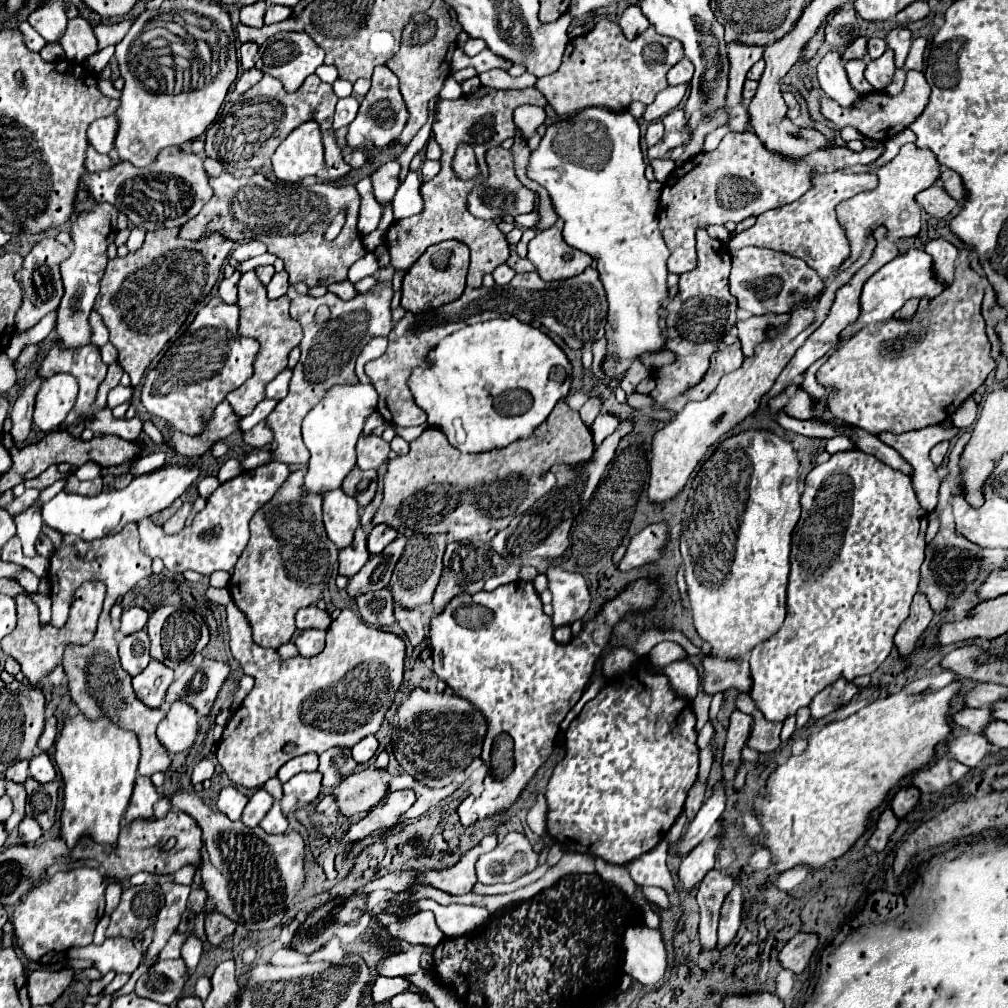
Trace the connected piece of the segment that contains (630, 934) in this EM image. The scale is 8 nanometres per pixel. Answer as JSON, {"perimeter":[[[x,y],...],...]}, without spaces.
{"perimeter":[[[630,926],[624,932],[624,972],[648,988],[658,986],[668,972],[668,950],[658,930]]]}

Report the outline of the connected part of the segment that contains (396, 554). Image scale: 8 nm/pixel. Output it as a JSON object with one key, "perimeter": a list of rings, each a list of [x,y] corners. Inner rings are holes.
{"perimeter":[[[398,536],[392,544],[388,544],[388,548],[384,548],[384,552],[372,556],[368,560],[368,564],[364,564],[364,568],[350,578],[346,590],[350,596],[358,596],[364,592],[374,592],[380,590],[384,586],[388,586],[390,576],[392,576],[392,568],[396,566],[396,562],[400,560],[404,548],[406,548],[408,538]]]}

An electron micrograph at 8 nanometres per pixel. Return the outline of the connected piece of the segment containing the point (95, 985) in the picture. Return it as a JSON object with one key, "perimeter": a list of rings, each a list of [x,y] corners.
{"perimeter":[[[110,971],[106,974],[106,976],[102,976],[100,980],[94,980],[94,982],[90,984],[90,994],[92,994],[92,996],[100,994],[100,992],[102,992],[102,990],[104,990],[110,982],[112,982],[115,976],[116,972]]]}

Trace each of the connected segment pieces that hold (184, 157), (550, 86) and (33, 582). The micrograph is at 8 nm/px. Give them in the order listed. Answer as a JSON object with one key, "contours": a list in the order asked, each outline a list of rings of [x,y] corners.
{"contours":[[[[180,146],[162,150],[158,160],[144,168],[120,162],[112,170],[86,174],[82,182],[98,202],[116,204],[118,210],[126,214],[134,226],[140,226],[144,230],[184,226],[188,220],[198,216],[202,206],[214,196],[208,174],[204,170],[204,158],[188,150],[184,152]]],[[[600,20],[588,34],[570,40],[560,70],[540,78],[536,88],[546,96],[558,116],[574,116],[574,112],[592,106],[624,112],[632,102],[652,104],[656,94],[668,88],[666,72],[682,56],[682,44],[676,38],[660,36],[652,26],[636,40],[626,40],[616,22]]],[[[30,570],[22,572],[20,576],[14,576],[14,580],[18,580],[26,590],[36,590],[36,588],[38,588],[38,584],[40,584],[40,578],[38,578],[38,576],[34,576]]]]}

